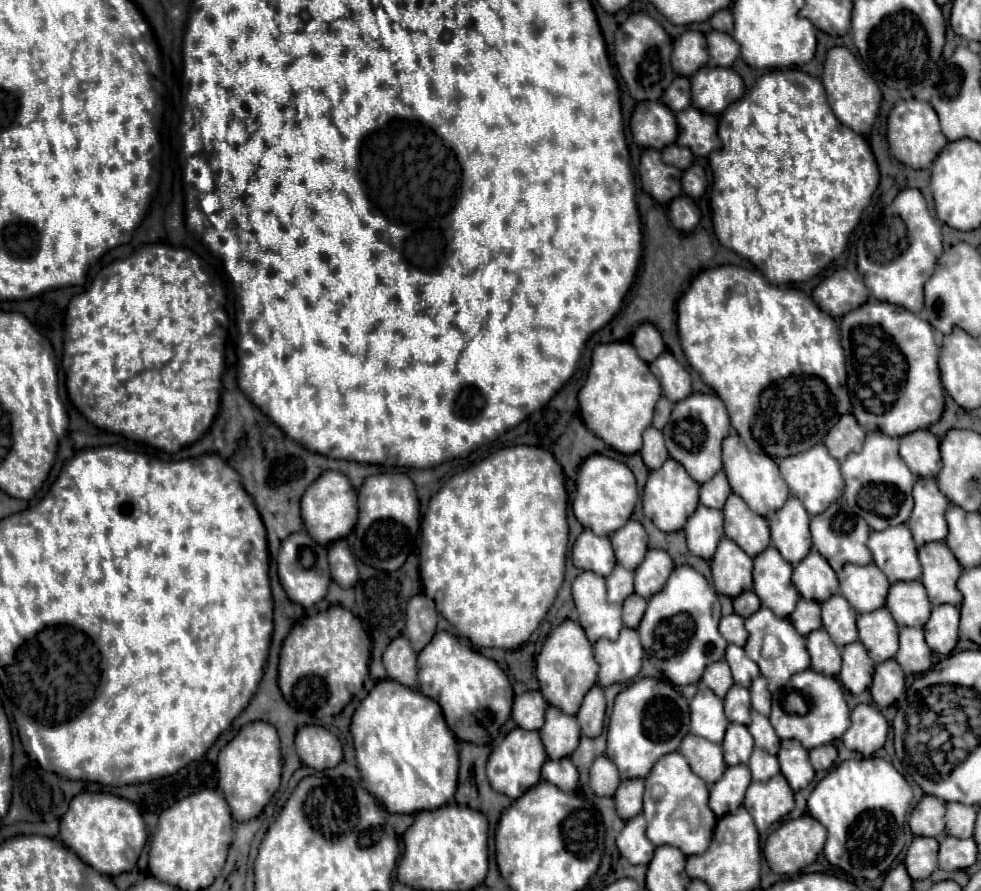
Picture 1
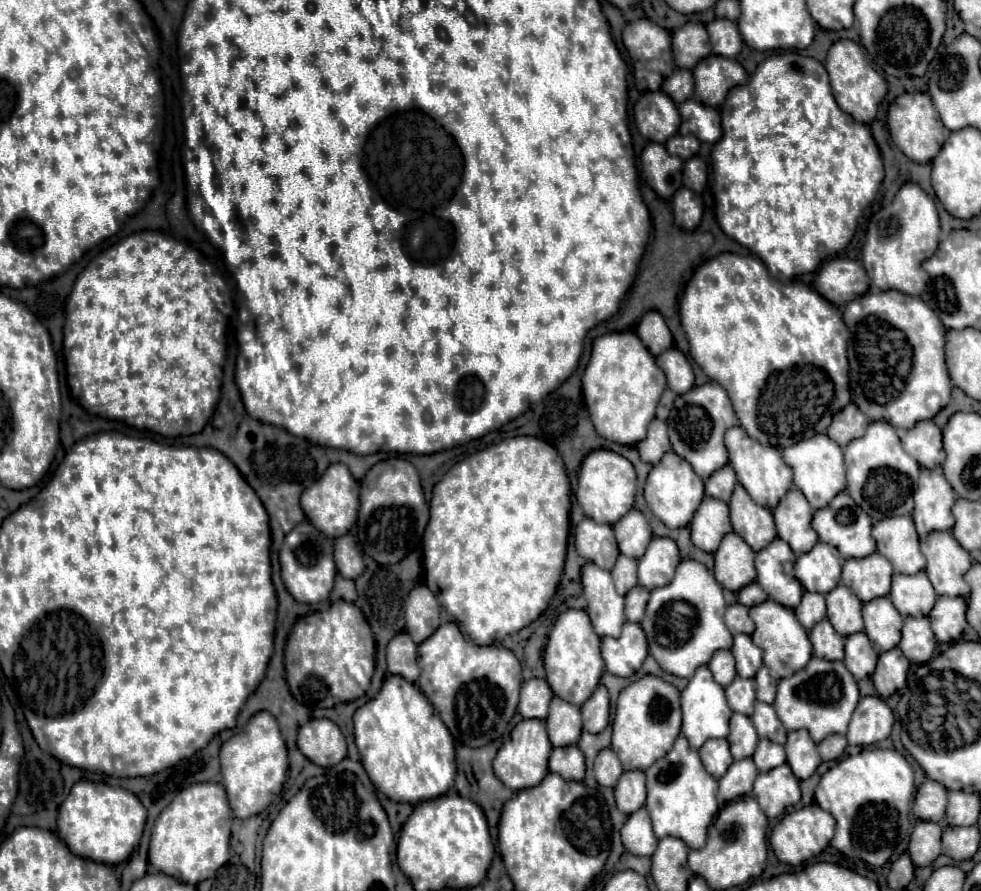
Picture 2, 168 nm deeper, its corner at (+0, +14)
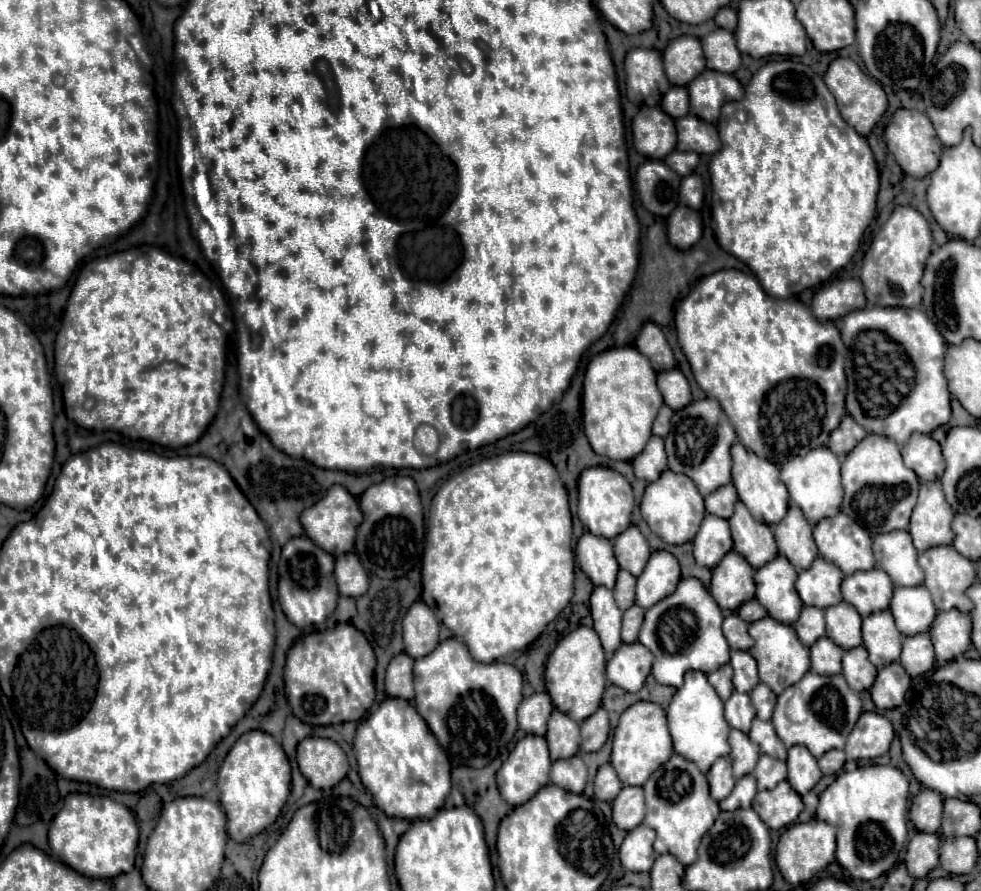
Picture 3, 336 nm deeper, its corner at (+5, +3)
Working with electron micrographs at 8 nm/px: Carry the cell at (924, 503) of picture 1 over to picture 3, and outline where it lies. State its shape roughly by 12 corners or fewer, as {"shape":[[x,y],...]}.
{"shape":[[923,482],[909,534],[917,552],[951,544],[953,508]]}

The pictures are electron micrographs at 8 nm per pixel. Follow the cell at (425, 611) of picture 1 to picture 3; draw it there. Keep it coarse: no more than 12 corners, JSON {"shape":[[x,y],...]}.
{"shape":[[423,600],[403,618],[411,658],[439,644],[439,622]]}

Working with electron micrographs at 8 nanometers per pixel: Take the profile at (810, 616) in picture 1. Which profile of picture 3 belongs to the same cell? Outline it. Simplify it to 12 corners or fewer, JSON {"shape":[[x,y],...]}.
{"shape":[[803,606],[793,628],[805,646],[825,634],[823,610]]}

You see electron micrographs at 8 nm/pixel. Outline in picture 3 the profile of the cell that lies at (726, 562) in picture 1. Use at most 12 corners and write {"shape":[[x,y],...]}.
{"shape":[[735,550],[713,568],[711,596],[735,612],[753,600],[755,570]]}

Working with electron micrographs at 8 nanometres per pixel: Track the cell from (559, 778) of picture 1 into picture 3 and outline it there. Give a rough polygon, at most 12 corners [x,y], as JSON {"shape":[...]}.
{"shape":[[579,756],[555,760],[551,782],[583,794],[587,766]]}

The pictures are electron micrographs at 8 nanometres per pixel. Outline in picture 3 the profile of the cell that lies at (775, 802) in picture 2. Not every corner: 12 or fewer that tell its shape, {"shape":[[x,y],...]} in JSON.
{"shape":[[783,780],[757,792],[753,810],[771,830],[797,820],[801,796]]}

